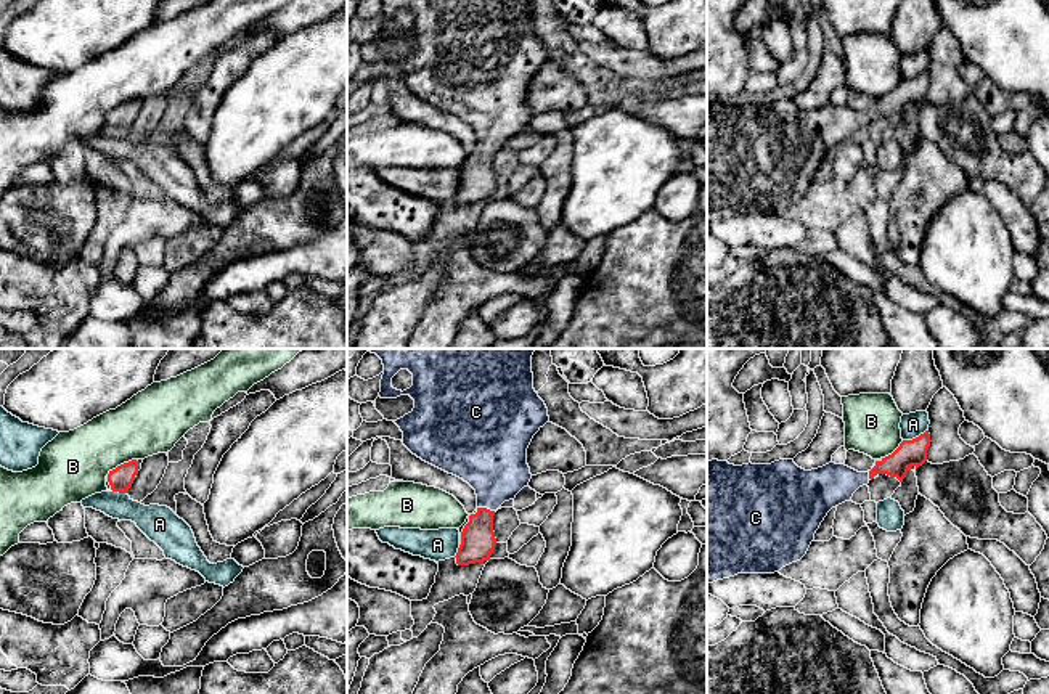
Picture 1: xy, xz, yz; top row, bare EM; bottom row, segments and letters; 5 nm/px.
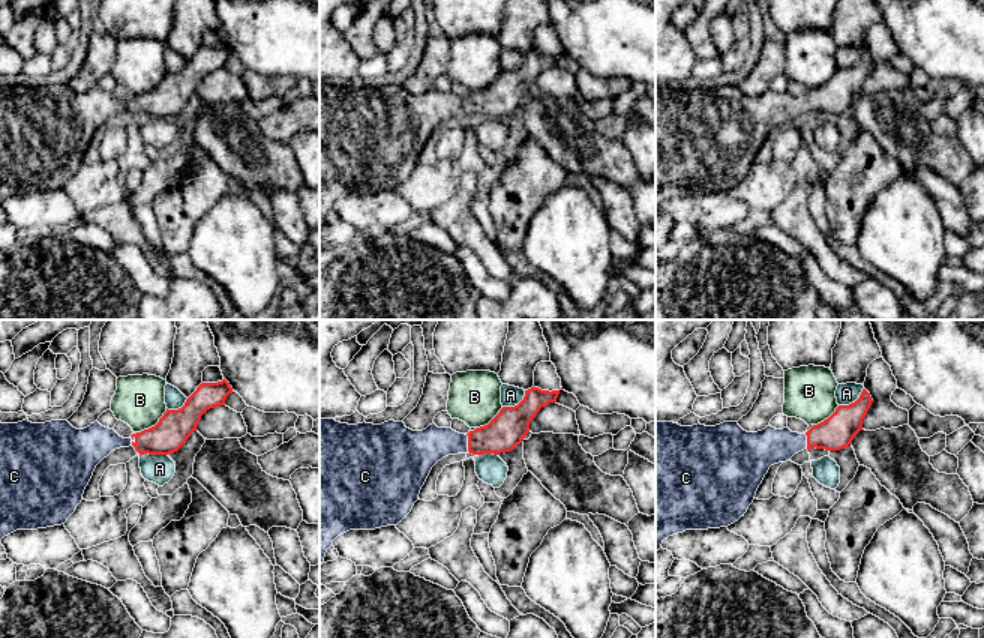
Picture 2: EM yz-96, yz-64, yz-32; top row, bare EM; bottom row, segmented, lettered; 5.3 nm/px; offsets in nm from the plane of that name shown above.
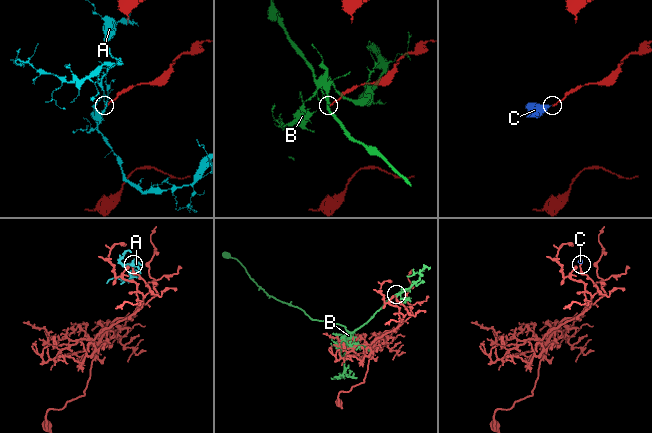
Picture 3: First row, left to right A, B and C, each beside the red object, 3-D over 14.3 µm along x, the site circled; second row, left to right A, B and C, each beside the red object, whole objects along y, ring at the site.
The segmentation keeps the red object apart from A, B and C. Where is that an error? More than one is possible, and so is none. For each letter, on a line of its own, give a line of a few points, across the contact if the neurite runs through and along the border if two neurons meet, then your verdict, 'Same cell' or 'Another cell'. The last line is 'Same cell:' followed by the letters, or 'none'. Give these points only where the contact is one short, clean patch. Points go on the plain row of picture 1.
A: Another cell
B: Line: xy (135, 98), (118, 105), (106, 114). Another cell
C: Line: xz (477, 179), (485, 148), (490, 137), (490, 98). Same cell
Same cell: C

